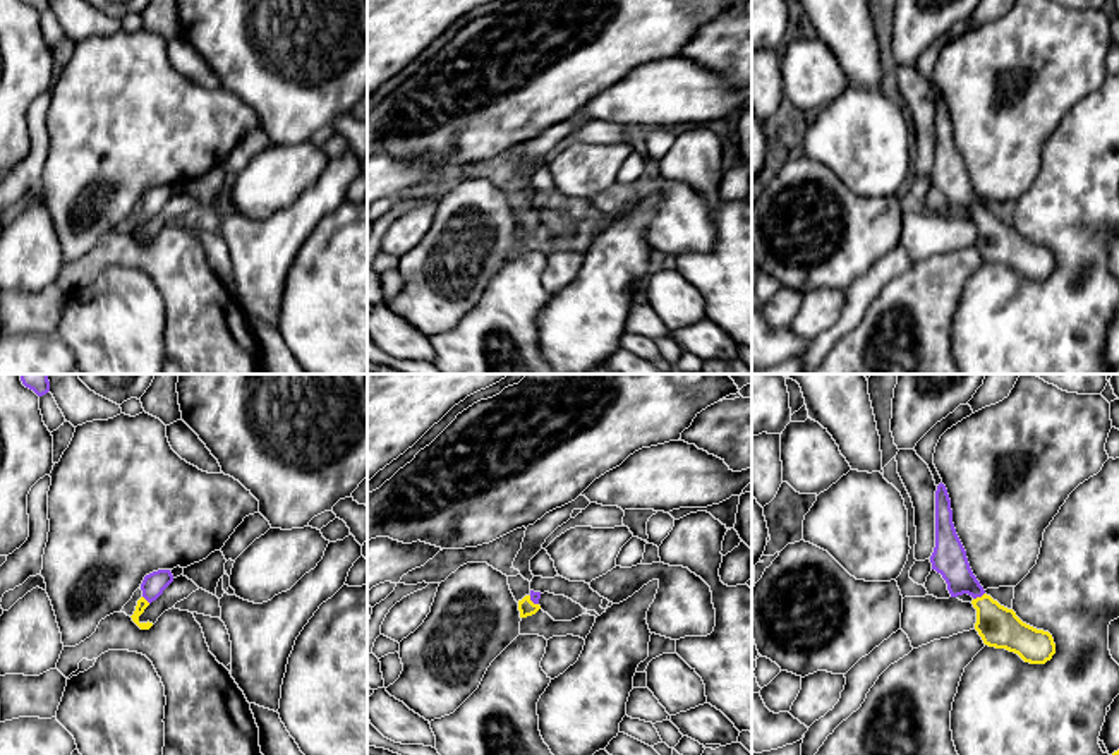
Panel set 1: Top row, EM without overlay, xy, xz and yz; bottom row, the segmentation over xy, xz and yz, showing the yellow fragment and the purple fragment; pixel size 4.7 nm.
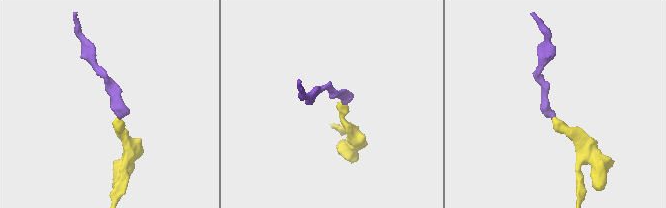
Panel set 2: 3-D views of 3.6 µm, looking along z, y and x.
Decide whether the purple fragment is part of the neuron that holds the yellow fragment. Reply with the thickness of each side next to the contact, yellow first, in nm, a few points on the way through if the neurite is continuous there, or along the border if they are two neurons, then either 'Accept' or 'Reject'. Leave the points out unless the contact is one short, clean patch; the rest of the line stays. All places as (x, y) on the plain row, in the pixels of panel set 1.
Thickness 190 nm (yellow) against 160 nm. Path across: yz (999, 242), (979, 213), (955, 186), (949, 174). Accept

